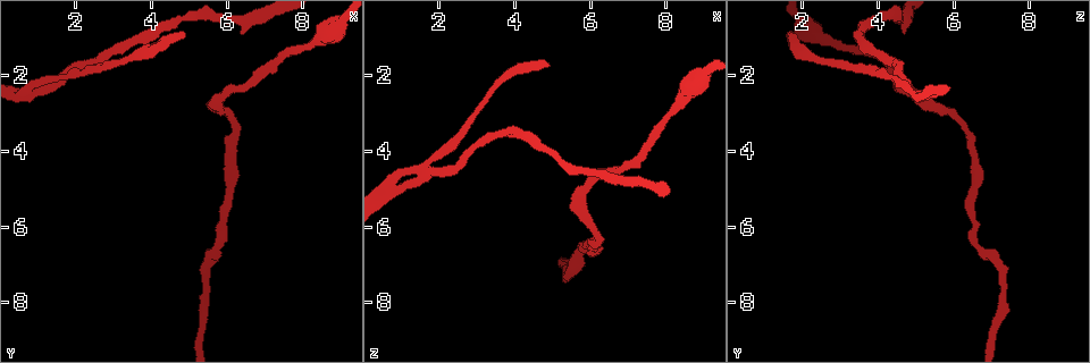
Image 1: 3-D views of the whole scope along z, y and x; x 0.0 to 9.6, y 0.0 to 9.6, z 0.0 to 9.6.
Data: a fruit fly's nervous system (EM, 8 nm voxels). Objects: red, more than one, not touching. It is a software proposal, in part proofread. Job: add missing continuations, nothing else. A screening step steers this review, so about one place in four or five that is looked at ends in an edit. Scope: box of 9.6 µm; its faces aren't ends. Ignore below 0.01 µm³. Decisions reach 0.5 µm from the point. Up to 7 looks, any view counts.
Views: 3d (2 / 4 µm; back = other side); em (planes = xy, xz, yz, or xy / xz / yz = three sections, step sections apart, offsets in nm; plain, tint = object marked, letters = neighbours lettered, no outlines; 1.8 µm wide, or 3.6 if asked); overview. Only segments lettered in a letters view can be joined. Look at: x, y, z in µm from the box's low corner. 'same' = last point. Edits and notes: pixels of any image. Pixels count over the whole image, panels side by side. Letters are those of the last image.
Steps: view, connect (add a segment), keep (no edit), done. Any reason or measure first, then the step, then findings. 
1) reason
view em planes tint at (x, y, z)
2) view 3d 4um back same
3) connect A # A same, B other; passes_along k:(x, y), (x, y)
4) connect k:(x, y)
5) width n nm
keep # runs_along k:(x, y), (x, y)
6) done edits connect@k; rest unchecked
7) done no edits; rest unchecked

looks like a crossing
view em planes tint at (1.85, 1.90, 4.50)

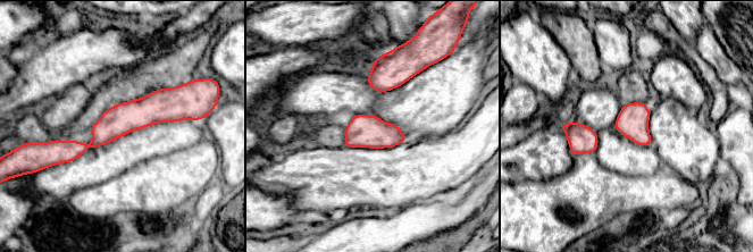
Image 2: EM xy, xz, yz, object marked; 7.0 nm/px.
see the neighbours
view em planes letters same

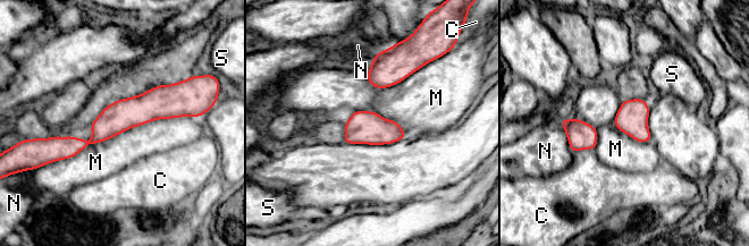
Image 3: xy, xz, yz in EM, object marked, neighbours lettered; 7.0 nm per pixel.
keep # C other, M other, N other, S other; runs_along 3:(185, 111), (140, 109), (89, 143), (52, 141); none of them fits

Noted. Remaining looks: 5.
branch stops here
view em 3.6um planes tint at (4.80, 0.90, 1.75)

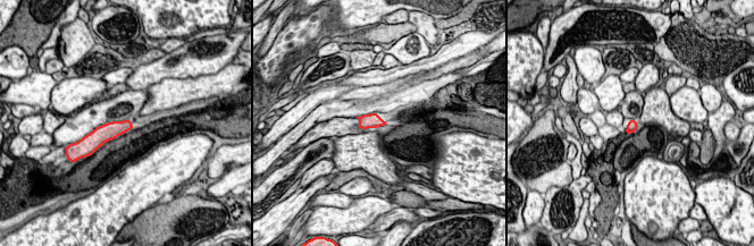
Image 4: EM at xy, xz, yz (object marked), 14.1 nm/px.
see the neighbours
view em 3.6um planes letters same

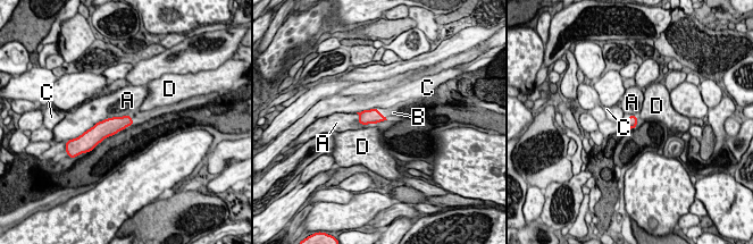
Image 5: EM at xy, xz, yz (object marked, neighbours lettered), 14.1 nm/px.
connect B # A other, B same, C other, D other; passes_along 5:(373, 116), (385, 118), (393, 112); it goes on there

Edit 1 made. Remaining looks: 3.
thick turns thin
view em planes tint at (8.90, 0.80, 2.00)

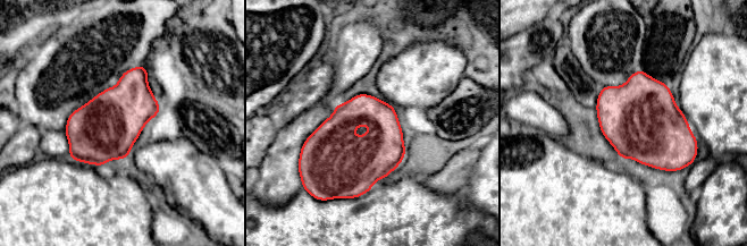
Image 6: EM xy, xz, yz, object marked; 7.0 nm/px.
what lies round it
view em planes letters same

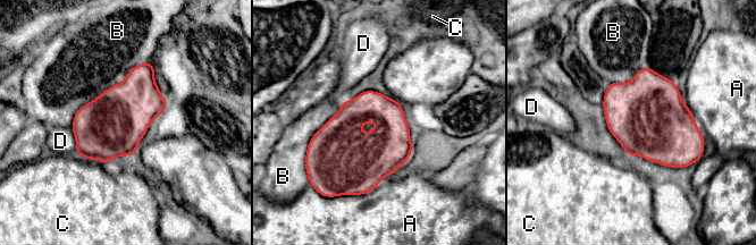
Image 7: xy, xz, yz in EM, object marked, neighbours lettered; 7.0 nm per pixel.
width 280 nm
connect B # A other, B same, C other, D other; it goes on there

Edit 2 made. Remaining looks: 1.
done edits connect@5, connect@7; rest unchecked

